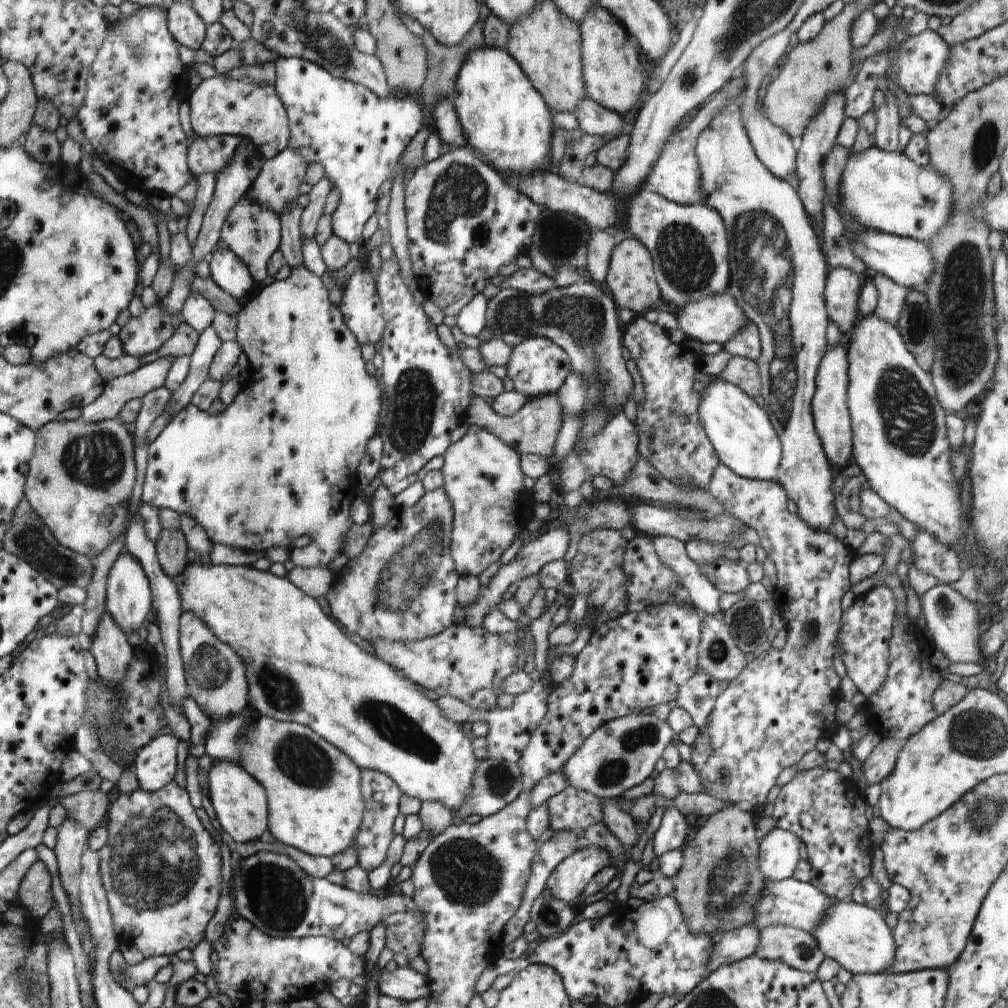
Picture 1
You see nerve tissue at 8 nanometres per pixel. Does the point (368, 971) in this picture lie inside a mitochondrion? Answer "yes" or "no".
no

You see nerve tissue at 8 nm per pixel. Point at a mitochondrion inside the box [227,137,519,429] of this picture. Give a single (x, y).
(459, 192)

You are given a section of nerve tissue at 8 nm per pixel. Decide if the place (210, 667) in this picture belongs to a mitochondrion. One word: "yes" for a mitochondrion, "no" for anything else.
yes

